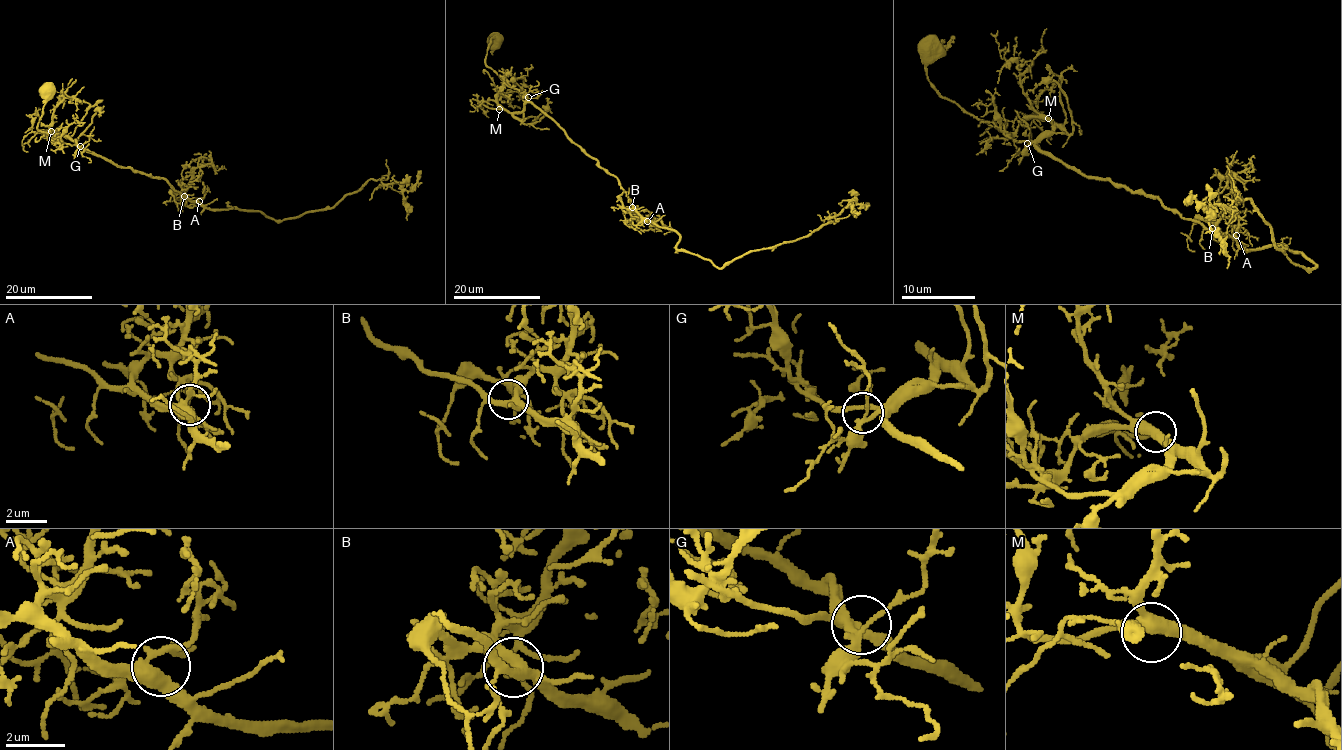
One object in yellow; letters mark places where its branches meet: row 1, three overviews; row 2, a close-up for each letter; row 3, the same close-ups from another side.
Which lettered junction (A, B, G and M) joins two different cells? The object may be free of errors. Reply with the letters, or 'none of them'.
none of them

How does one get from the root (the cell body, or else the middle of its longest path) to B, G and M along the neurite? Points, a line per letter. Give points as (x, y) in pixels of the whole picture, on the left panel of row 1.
B: (196, 203), (184, 196)
G: (196, 203), (163, 179), (117, 167), (80, 146)
M: (196, 203), (163, 179), (117, 167), (79, 147), (72, 139), (51, 132)

